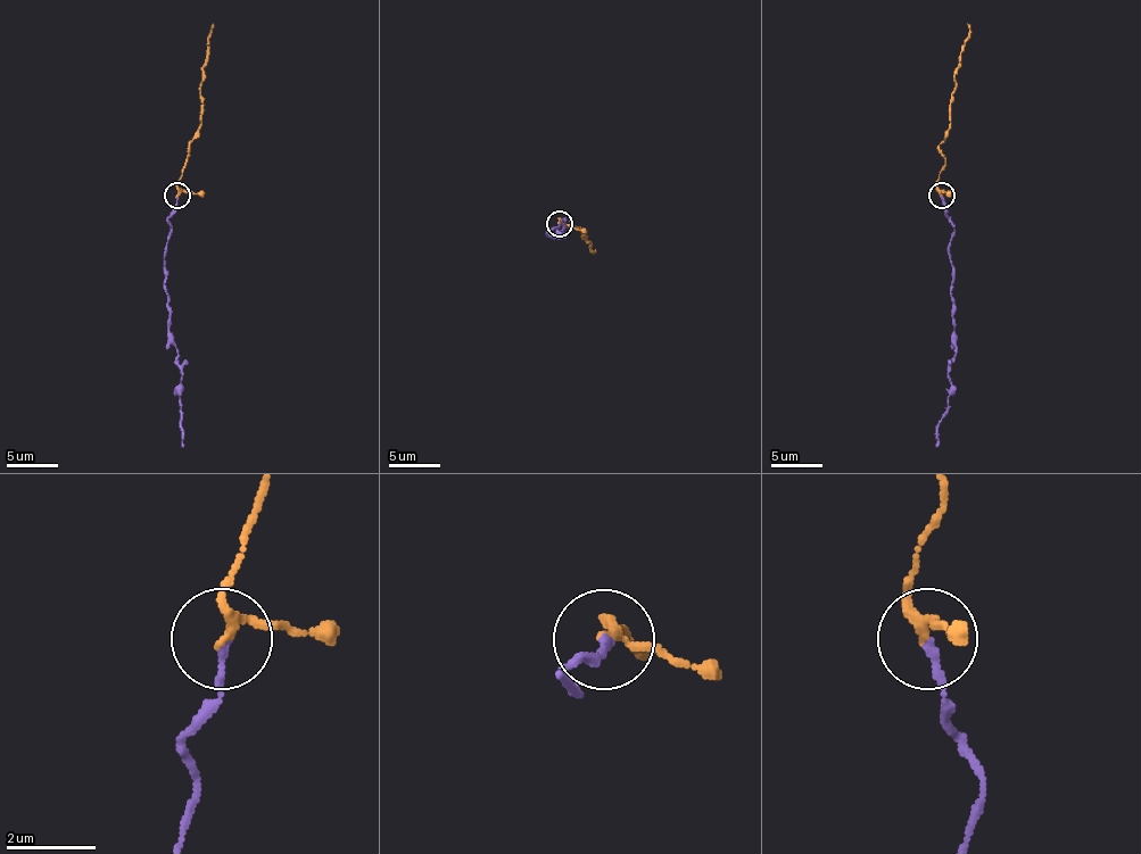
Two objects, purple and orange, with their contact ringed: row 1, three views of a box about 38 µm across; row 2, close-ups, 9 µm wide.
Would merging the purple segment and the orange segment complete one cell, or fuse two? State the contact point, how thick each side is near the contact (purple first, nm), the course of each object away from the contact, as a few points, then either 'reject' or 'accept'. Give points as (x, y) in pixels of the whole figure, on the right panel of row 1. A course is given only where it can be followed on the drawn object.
(941, 195) | 170/190 nm | purple via (941, 196), (953, 226), (951, 257), (956, 348), (949, 371), (951, 395), (935, 446) | orange via (941, 196), (937, 177), (945, 157), (937, 147), (949, 126), (953, 72), (969, 35), (966, 23) | accept

